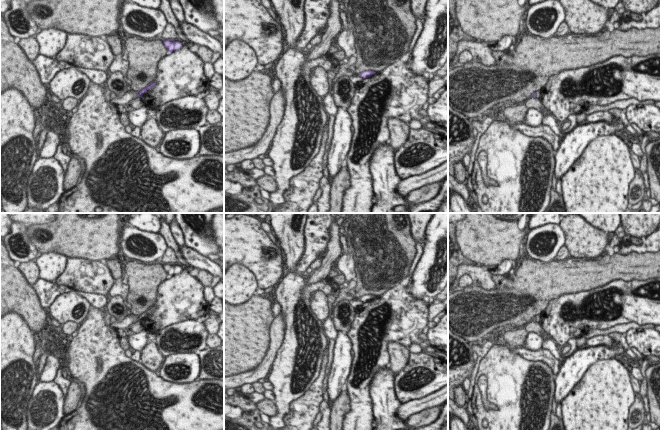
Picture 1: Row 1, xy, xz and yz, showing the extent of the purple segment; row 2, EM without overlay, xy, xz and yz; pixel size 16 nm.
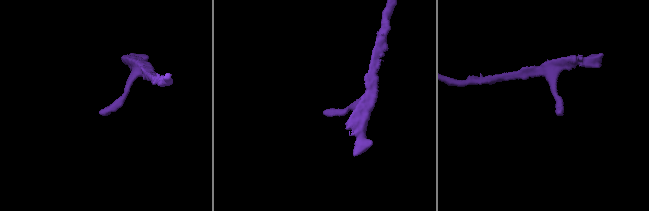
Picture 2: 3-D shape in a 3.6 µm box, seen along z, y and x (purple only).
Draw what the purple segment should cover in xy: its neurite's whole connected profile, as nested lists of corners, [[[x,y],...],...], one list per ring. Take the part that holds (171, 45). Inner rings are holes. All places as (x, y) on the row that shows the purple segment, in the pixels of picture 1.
[[[162,39],[165,47],[168,49],[168,53],[171,53],[175,50],[180,50],[180,48],[183,46],[180,41],[174,41],[174,40],[165,40]]]

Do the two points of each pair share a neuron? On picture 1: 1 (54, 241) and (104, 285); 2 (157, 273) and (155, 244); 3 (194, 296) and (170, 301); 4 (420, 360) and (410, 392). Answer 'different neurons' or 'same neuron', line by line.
1: different neurons
2: different neurons
3: same neuron
4: same neuron

